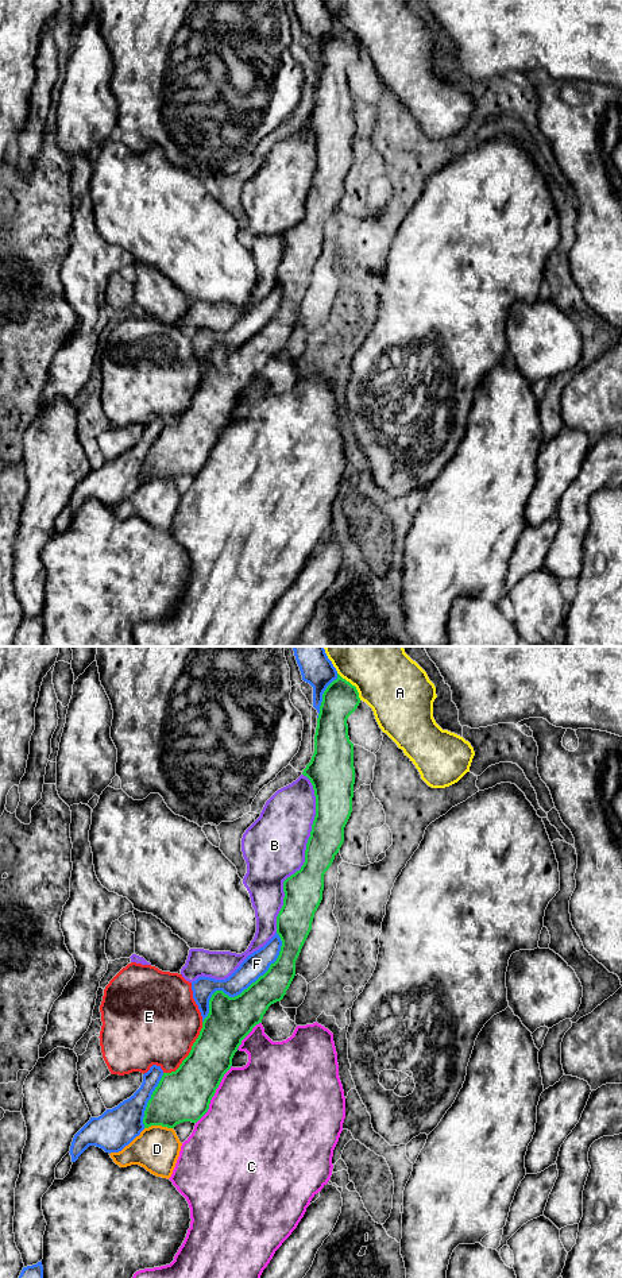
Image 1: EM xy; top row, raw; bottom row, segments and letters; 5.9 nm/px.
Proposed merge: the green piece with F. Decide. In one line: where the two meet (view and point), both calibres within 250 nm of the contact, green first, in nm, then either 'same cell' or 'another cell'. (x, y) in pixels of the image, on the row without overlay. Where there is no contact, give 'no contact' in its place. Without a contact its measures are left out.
xy (244, 342) | 280/140 nm | same cell

